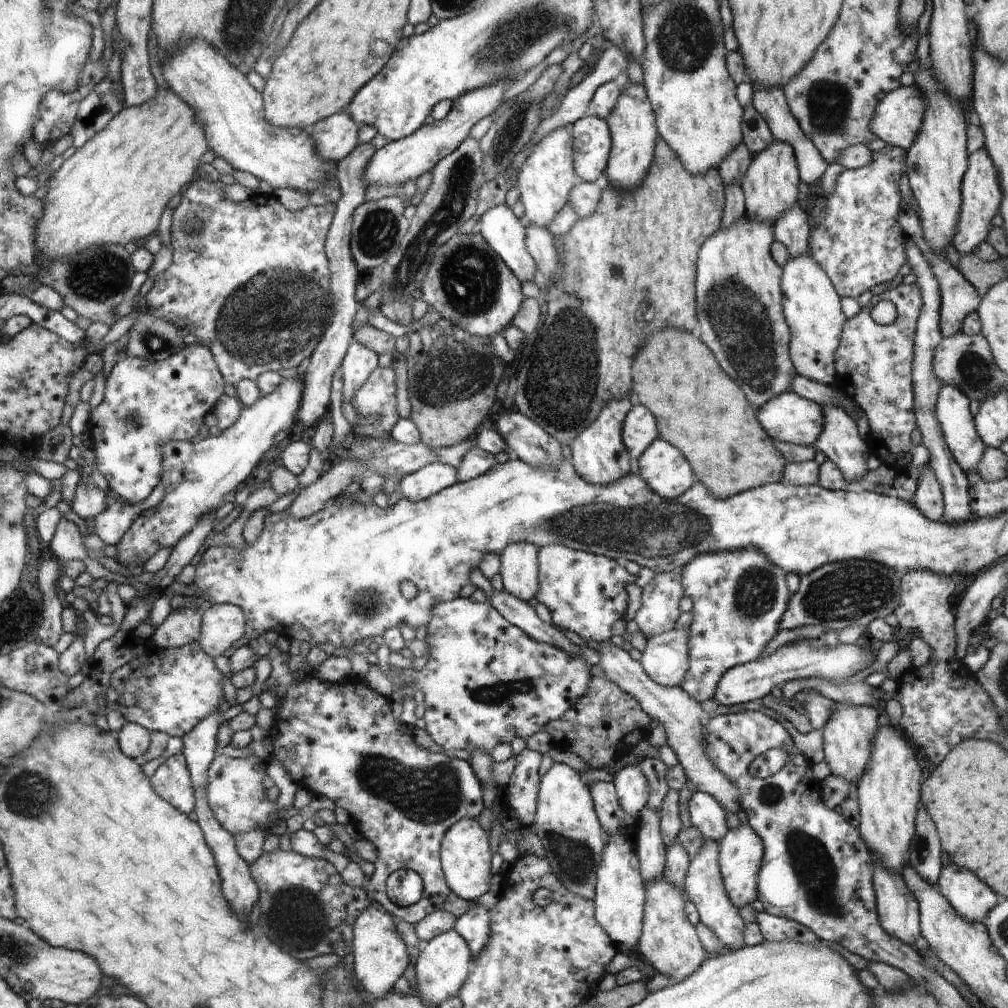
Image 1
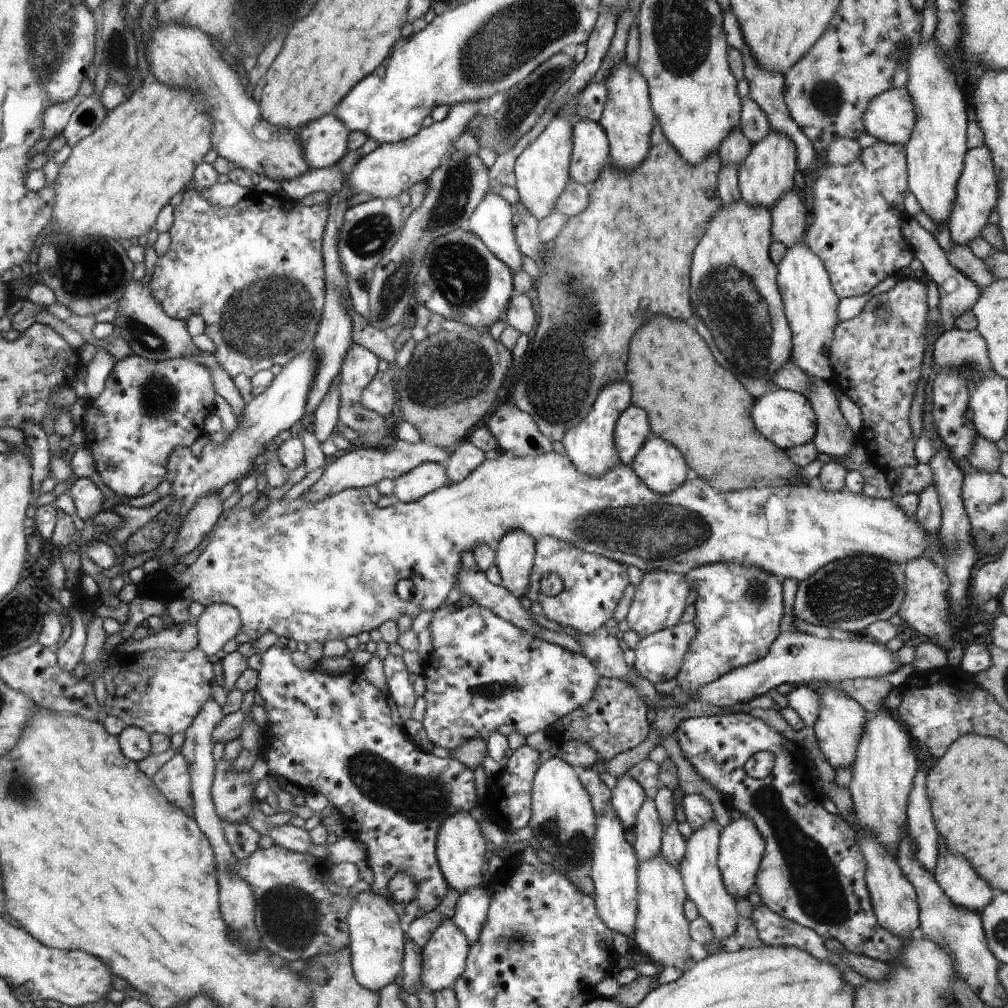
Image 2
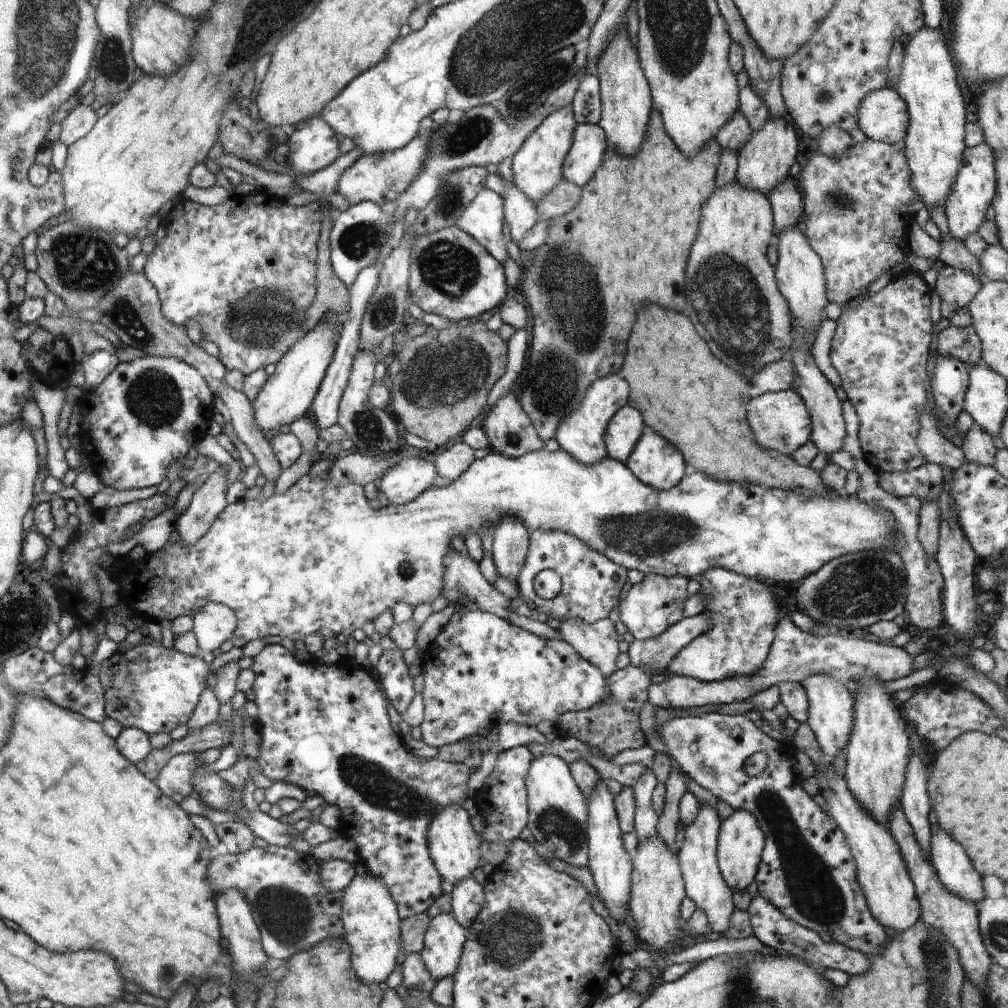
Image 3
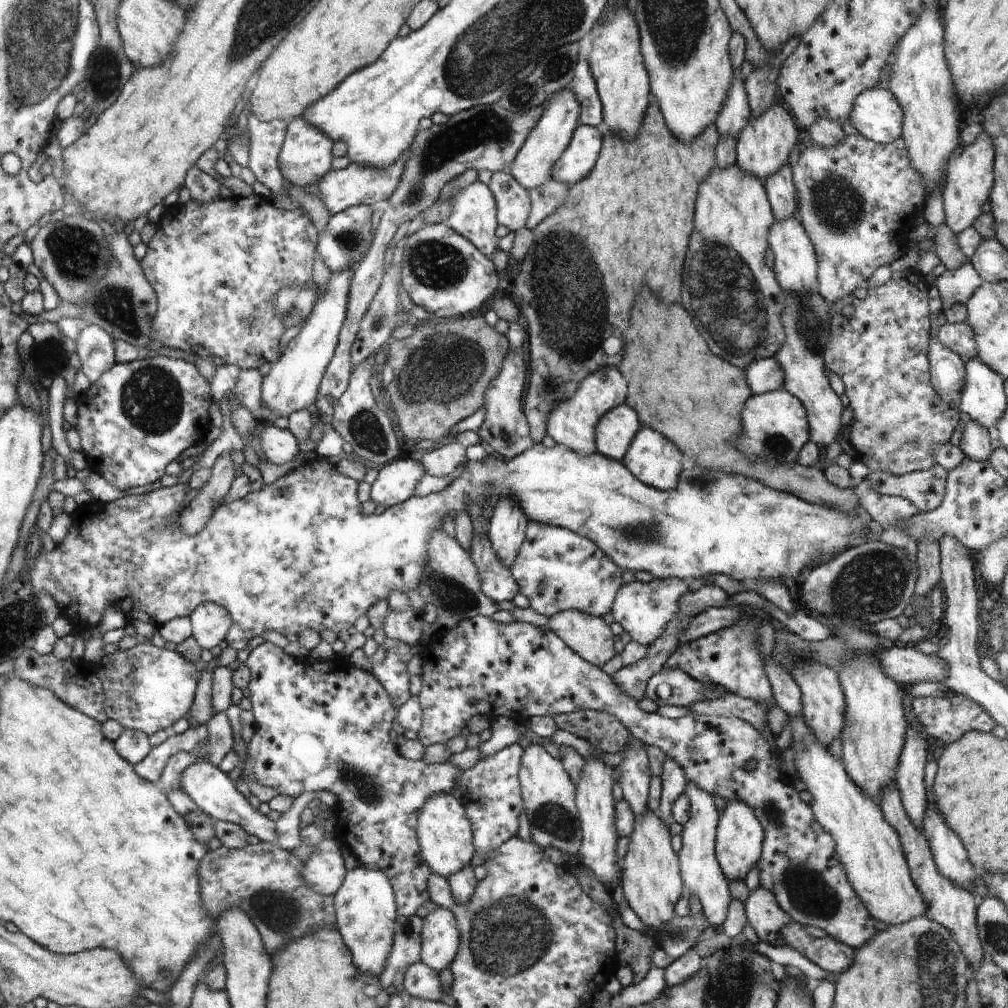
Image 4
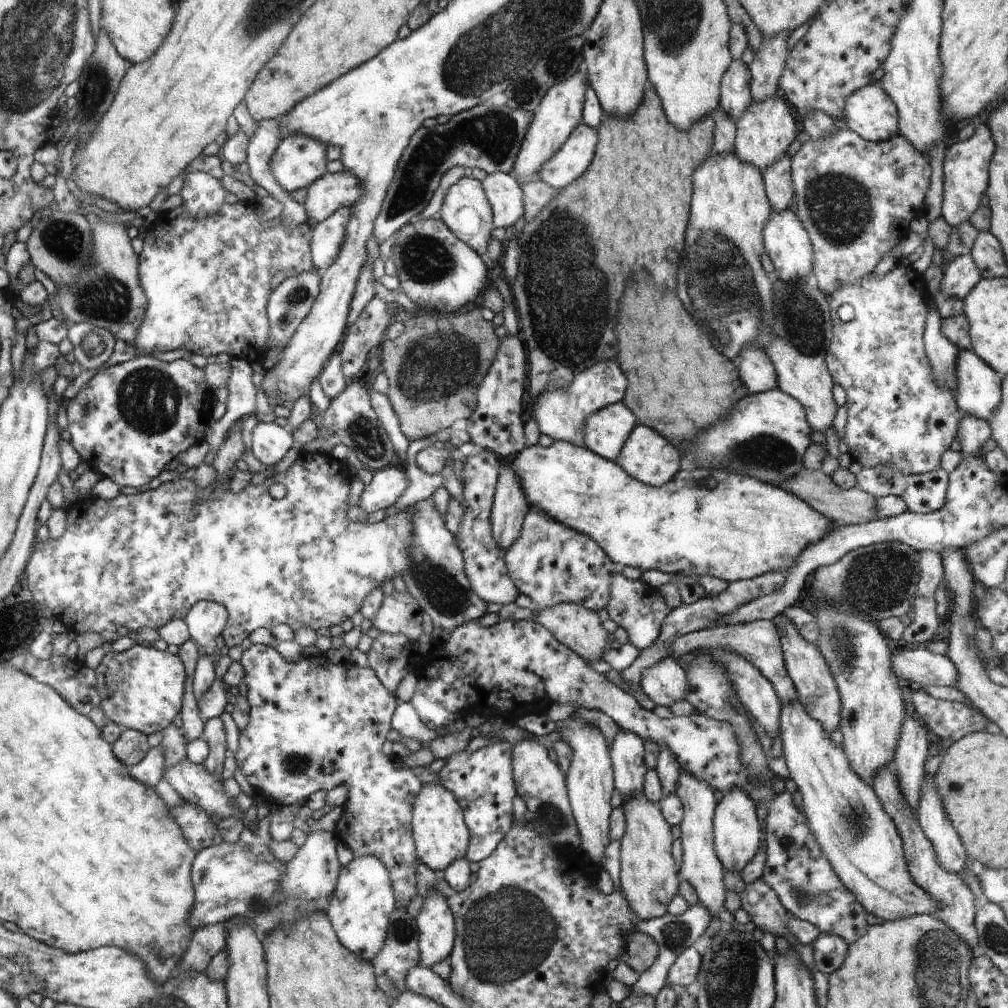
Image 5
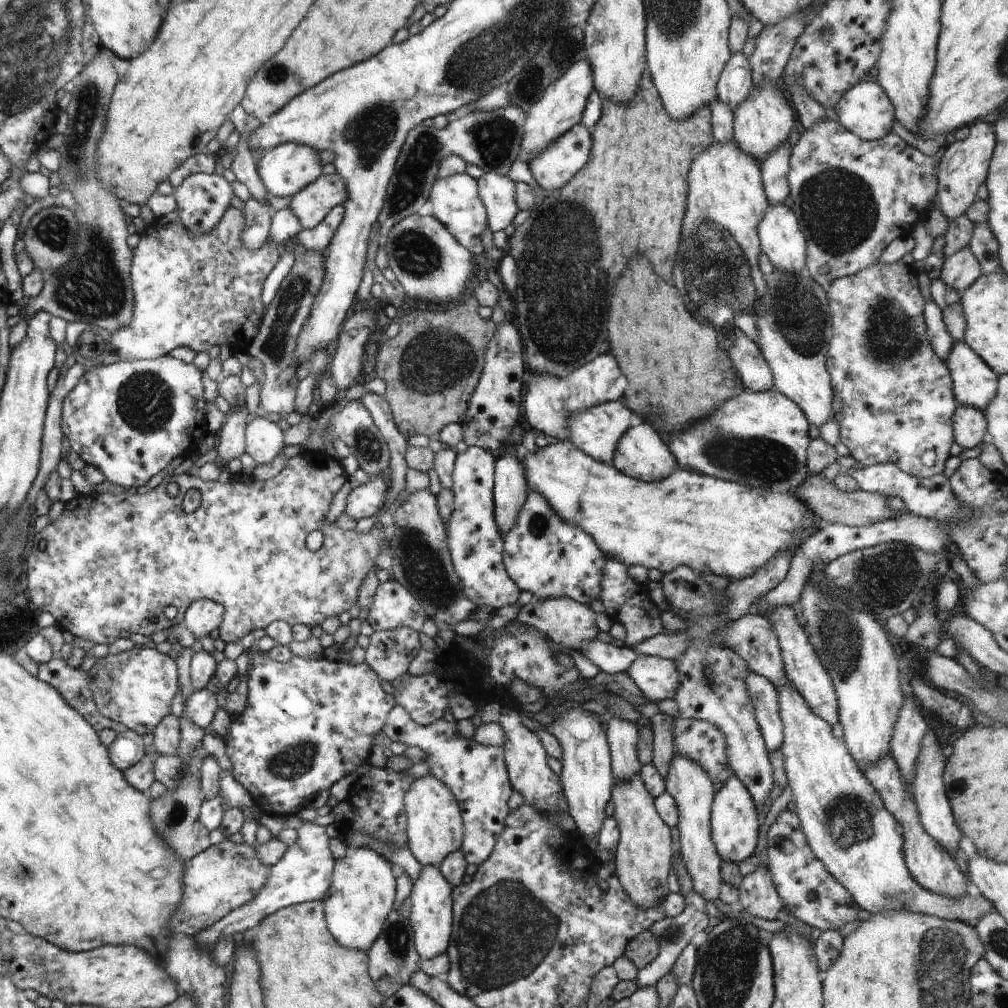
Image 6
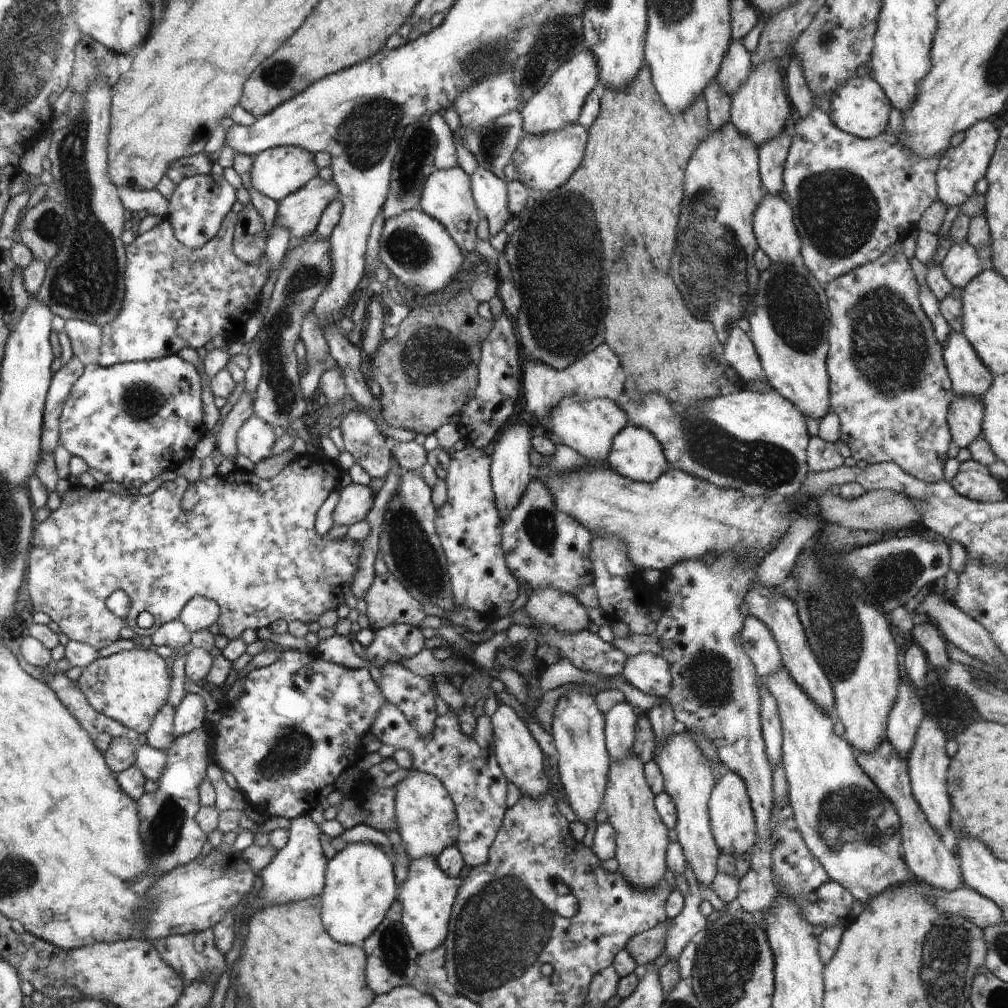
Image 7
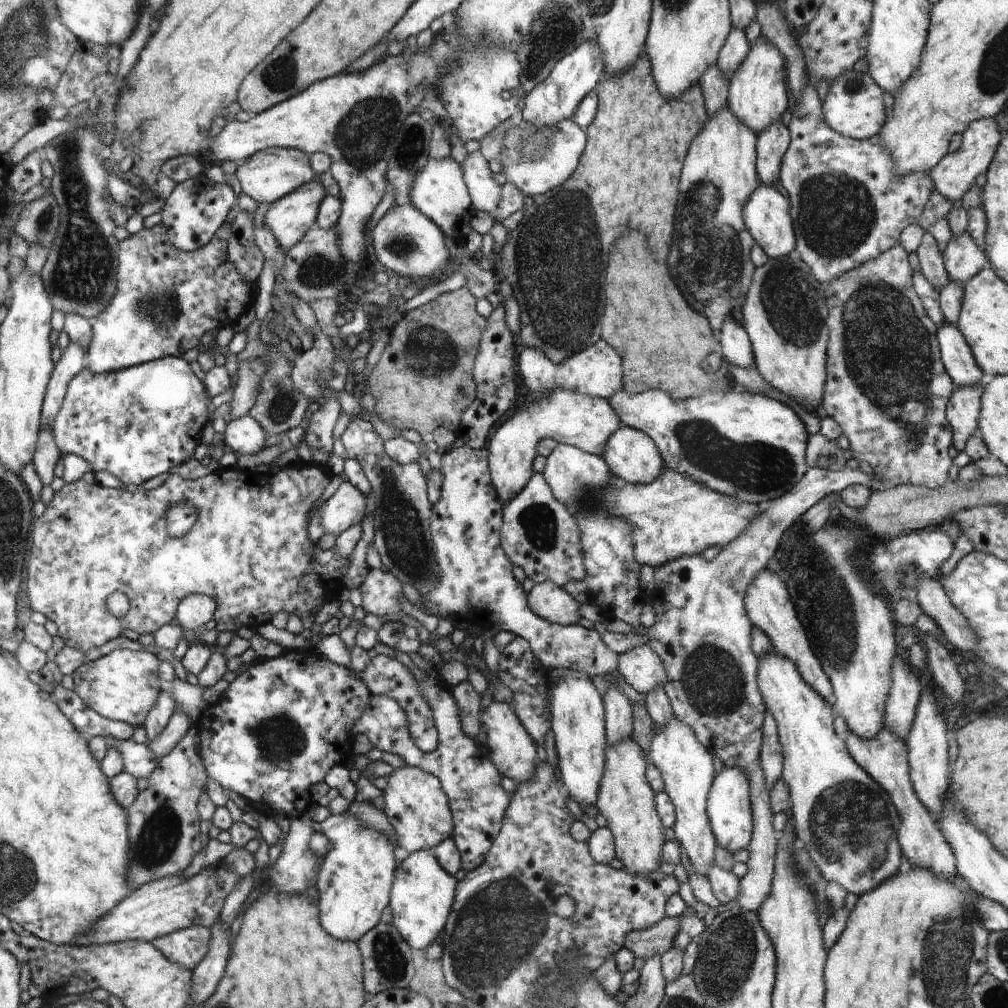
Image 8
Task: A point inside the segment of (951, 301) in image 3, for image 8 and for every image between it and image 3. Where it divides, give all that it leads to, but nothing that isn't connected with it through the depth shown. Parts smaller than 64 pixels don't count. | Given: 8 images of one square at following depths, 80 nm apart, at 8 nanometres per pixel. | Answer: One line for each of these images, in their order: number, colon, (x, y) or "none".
4: (955, 286)
5: (960, 276)
6: (959, 271)
7: (961, 264)
8: (962, 258)

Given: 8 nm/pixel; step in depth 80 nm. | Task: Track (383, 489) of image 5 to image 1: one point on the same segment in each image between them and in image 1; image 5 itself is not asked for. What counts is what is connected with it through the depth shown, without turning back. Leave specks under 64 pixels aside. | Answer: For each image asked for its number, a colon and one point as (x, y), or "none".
1: (429, 480)
2: (421, 480)
3: (404, 482)
4: (397, 481)

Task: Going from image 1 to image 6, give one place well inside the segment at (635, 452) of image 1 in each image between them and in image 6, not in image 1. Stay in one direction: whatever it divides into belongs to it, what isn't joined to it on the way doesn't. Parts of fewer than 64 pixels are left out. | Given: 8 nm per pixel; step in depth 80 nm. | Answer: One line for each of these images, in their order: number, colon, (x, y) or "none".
2: (633, 430)
3: (624, 432)
4: (616, 431)
5: (606, 432)
6: (598, 431)

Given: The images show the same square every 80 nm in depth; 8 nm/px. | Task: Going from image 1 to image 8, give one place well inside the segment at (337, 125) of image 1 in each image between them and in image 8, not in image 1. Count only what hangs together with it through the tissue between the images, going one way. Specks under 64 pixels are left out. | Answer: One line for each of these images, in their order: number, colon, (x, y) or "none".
2: (325, 141)
3: (313, 144)
4: (306, 154)
5: (300, 160)
6: (284, 170)
7: (277, 172)
8: (270, 175)

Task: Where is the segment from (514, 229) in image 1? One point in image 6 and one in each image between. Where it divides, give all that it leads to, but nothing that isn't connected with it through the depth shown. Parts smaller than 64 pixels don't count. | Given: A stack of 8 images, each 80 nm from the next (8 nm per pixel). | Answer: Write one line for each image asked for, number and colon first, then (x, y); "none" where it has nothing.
2: (491, 220)
3: (483, 218)
4: (473, 215)
5: (466, 209)
6: (456, 202)

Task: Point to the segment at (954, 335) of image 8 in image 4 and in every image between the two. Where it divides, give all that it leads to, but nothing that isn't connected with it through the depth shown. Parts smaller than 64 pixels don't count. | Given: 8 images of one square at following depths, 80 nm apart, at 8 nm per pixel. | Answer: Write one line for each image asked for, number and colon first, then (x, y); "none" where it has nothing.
4: (983, 399)
5: (977, 392)
6: (975, 384)
7: (970, 378)

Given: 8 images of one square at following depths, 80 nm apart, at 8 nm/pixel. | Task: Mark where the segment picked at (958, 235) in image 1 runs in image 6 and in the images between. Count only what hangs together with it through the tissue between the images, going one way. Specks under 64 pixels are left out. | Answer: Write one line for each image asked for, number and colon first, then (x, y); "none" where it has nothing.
2: (976, 195)
3: (972, 192)
4: (968, 183)
5: (966, 163)
6: (962, 169)

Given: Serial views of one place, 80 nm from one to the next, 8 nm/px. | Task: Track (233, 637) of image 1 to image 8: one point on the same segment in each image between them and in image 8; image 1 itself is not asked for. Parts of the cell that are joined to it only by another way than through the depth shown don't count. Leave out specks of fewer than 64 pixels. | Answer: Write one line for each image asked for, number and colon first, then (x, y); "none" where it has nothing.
2: (219, 623)
3: (214, 623)
4: (210, 622)
5: (206, 621)
6: (205, 615)
7: (199, 613)
8: (193, 612)

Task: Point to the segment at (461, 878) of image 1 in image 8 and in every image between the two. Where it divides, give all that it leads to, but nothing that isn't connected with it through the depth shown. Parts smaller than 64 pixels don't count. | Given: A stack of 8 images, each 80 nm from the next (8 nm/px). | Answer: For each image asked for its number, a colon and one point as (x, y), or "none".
2: (460, 847)
3: (455, 847)
4: (445, 836)
5: (439, 830)
6: (435, 828)
7: (427, 818)
8: (415, 803)

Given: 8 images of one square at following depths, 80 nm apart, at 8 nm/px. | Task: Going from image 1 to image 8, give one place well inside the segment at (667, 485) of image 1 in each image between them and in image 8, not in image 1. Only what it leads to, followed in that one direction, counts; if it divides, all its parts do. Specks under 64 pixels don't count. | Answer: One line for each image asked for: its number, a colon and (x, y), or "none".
2: (662, 466)
3: (657, 462)
4: (655, 460)
5: (648, 456)
6: (644, 454)
7: (638, 455)
8: (633, 456)

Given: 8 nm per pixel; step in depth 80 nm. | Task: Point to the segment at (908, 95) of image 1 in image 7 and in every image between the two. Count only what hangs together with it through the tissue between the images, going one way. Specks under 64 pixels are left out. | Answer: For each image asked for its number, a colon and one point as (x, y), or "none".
2: (891, 116)
3: (882, 115)
4: (876, 114)
5: (869, 112)
6: (865, 109)
7: (860, 107)

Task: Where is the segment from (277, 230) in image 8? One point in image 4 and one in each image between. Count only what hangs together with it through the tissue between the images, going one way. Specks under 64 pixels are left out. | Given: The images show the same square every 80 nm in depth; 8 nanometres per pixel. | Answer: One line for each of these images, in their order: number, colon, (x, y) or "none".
4: (357, 184)
5: (332, 191)
6: (311, 204)
7: (301, 212)

